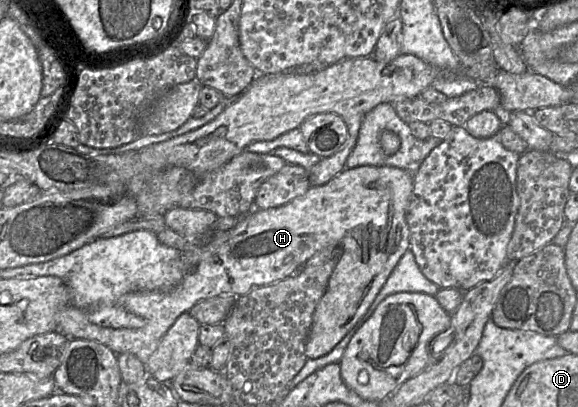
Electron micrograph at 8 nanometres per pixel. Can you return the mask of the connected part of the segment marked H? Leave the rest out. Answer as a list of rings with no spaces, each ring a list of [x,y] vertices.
[[[359,166],[353,169],[344,168],[344,170],[331,179],[328,183],[321,186],[311,186],[309,190],[302,196],[294,199],[288,204],[267,210],[259,210],[246,217],[234,228],[223,231],[214,232],[211,235],[207,235],[201,244],[193,245],[193,249],[187,249],[181,253],[181,260],[184,264],[184,276],[181,283],[174,289],[168,292],[133,292],[129,293],[121,298],[121,308],[127,312],[132,313],[145,319],[146,324],[141,329],[113,329],[98,326],[92,323],[87,316],[87,313],[72,305],[67,306],[56,315],[56,330],[70,339],[76,340],[90,340],[105,345],[116,355],[132,354],[136,356],[143,364],[147,365],[151,355],[156,351],[164,336],[169,329],[174,325],[176,320],[183,314],[189,313],[190,310],[198,303],[215,298],[222,295],[233,295],[241,297],[248,294],[250,291],[256,288],[264,287],[278,281],[284,280],[292,276],[295,272],[299,272],[302,266],[312,258],[319,251],[330,246],[341,246],[343,253],[335,268],[329,277],[326,291],[320,301],[318,302],[313,314],[312,326],[308,335],[308,339],[305,347],[305,355],[309,359],[317,359],[330,353],[333,348],[346,336],[346,334],[358,323],[358,321],[366,314],[372,303],[374,302],[379,291],[384,286],[385,282],[389,278],[390,274],[394,270],[395,266],[399,262],[403,254],[410,250],[410,231],[406,222],[407,208],[410,202],[411,193],[413,190],[413,174],[403,170],[401,168],[392,166]]]

